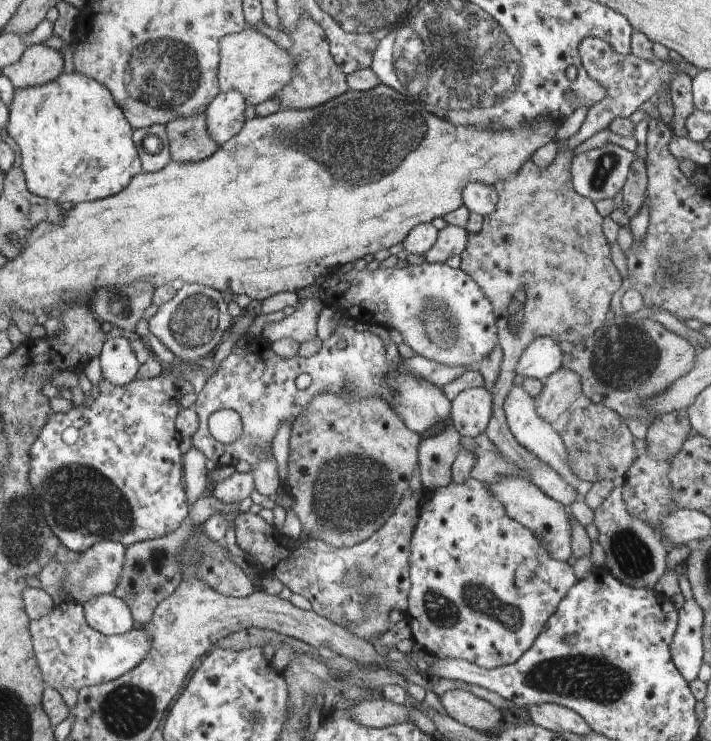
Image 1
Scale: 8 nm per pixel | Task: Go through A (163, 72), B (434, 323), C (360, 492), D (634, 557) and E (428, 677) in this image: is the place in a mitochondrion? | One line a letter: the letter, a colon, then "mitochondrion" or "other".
A: mitochondrion
B: mitochondrion
C: mitochondrion
D: mitochondrion
E: other

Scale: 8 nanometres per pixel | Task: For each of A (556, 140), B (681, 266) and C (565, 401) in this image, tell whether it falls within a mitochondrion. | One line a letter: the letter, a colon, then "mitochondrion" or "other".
A: other
B: mitochondrion
C: other

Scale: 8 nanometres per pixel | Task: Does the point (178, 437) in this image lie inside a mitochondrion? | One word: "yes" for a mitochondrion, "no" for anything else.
no

